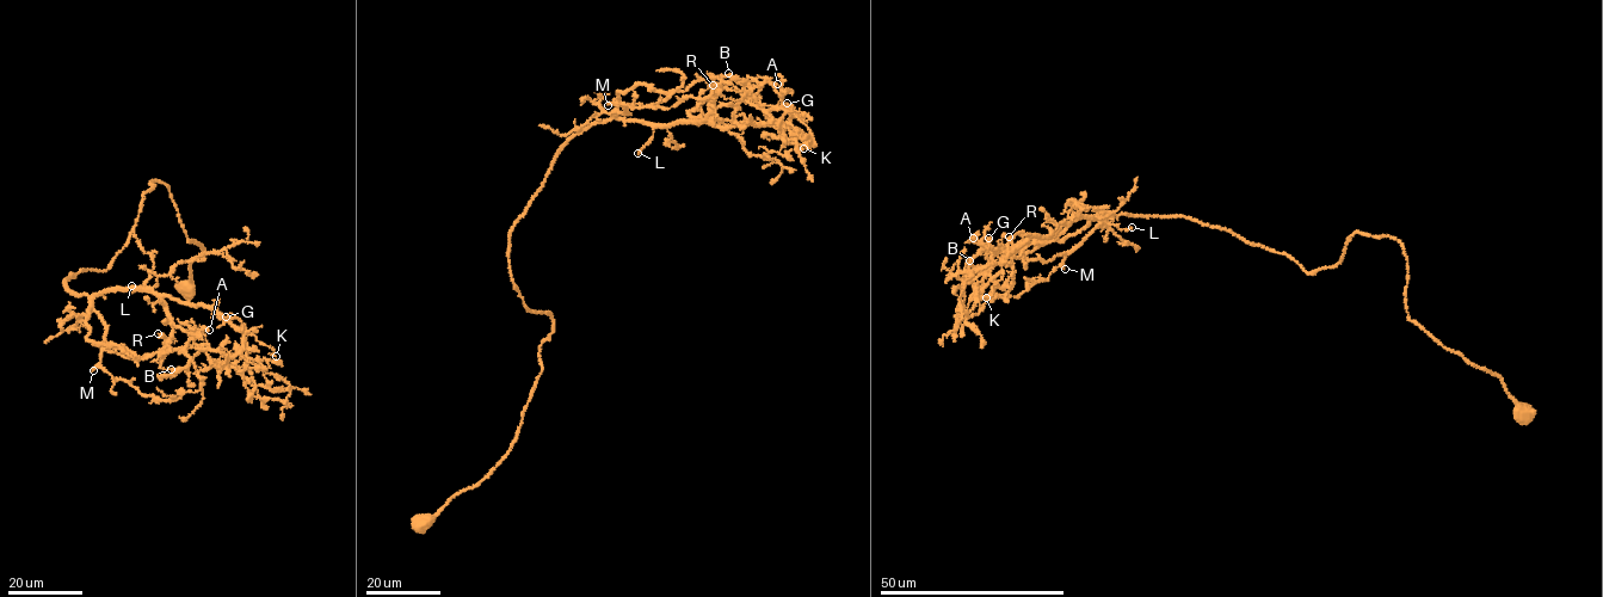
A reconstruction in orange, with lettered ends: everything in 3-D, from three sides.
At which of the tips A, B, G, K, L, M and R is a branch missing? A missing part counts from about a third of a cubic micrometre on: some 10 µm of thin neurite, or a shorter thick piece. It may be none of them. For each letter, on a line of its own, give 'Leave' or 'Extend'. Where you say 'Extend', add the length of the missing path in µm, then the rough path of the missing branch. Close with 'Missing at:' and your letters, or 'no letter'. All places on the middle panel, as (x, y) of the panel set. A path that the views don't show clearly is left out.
A: Leave
B: Leave
G: Leave
K: Leave
L: Extend. Missing length about 20 µm
M: Extend. Missing length about 45 µm
R: Leave
Missing at: L, M

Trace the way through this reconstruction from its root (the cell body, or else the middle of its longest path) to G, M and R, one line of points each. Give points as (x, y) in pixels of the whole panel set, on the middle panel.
G: (423, 523), (543, 369), (509, 233), (561, 146), (787, 103)
M: (423, 523), (515, 438), (553, 318), (525, 306), (509, 233), (561, 146), (627, 112), (608, 105)
R: (423, 523), (543, 369), (509, 233), (556, 152), (697, 124), (713, 85)

